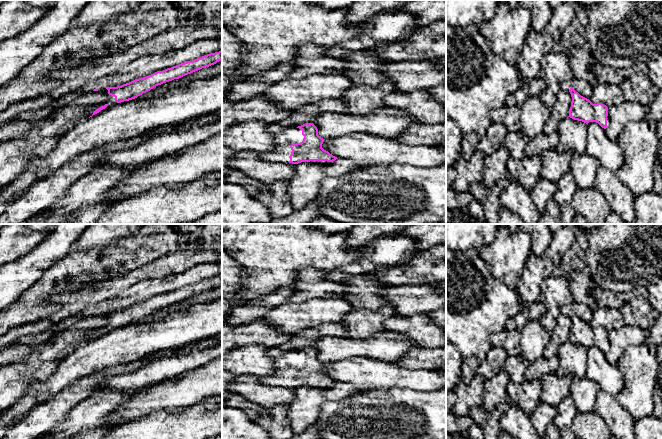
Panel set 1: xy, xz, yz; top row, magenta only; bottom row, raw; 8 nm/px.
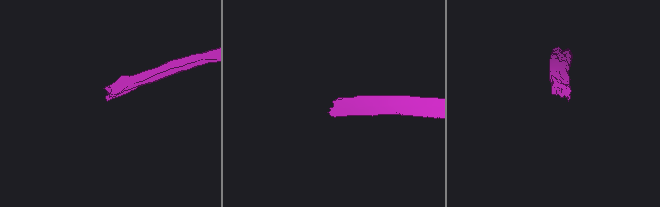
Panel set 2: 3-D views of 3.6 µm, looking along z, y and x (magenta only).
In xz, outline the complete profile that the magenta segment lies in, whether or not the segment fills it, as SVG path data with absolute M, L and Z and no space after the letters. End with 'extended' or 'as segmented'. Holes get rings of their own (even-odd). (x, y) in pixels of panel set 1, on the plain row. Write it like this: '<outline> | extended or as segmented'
M313 347L283 353L274 375L260 377L266 385L298 388L302 386L327 388L338 383L322 372L325 363L318 359Z | extended

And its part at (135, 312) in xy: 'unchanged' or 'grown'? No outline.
unchanged

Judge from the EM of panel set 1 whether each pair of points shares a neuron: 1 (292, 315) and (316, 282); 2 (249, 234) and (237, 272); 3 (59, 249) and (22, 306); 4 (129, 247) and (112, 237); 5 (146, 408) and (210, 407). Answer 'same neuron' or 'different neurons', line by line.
1: different neurons
2: different neurons
3: different neurons
4: different neurons
5: different neurons

